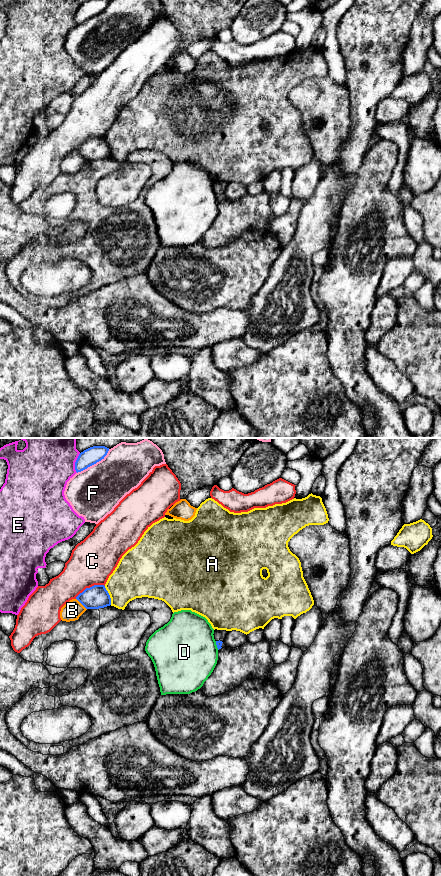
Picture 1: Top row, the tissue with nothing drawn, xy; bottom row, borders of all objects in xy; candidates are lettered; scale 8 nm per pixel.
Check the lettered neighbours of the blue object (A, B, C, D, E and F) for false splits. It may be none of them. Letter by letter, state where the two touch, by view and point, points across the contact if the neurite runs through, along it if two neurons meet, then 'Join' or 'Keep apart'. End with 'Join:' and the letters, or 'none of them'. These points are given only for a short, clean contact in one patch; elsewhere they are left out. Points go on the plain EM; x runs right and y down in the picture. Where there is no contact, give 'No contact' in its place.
A: Touches blue at xy (109, 147). Keep apart
B: Touches blue at xy (81, 155). Keep apart
C: Touches blue at xy (90, 139). Keep apart
D: Touches blue at xy (216, 196). Keep apart
E: Touches blue at xy (75, 15). Keep apart
F: Touches blue at xy (94, 15). Keep apart
Join: none of them

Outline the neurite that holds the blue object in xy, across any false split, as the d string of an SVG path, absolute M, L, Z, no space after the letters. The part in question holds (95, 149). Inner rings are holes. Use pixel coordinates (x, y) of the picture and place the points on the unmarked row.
M94 137L86 140L76 151L86 161L99 161L111 157L111 150L104 137Z

